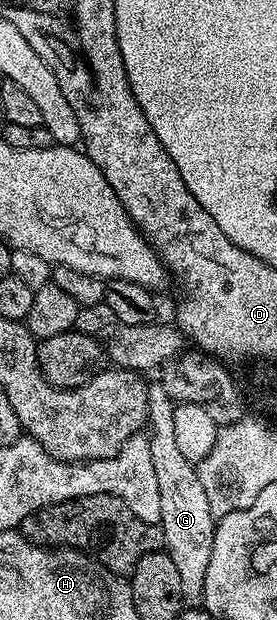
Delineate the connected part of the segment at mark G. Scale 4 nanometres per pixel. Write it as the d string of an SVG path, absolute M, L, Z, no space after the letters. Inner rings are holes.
M160 384L149 386L147 416L151 464L155 468L155 484L159 484L159 525L165 537L164 553L171 556L171 561L179 572L179 584L183 584L186 603L197 604L201 602L203 580L207 576L207 564L211 558L215 515L211 512L211 503L207 501L207 492L203 492L203 484L199 484L197 466L182 456L176 444L175 403Z

